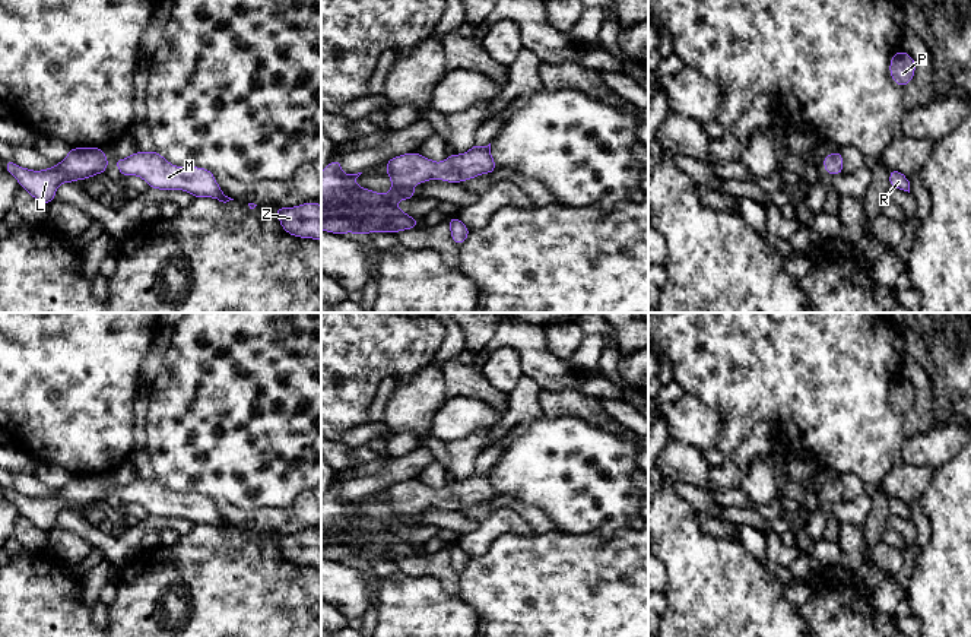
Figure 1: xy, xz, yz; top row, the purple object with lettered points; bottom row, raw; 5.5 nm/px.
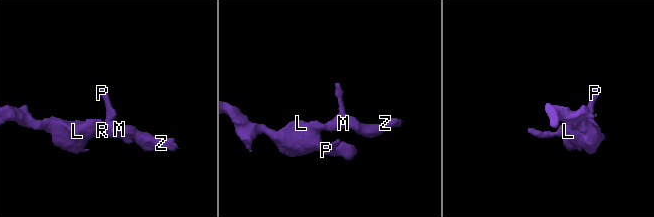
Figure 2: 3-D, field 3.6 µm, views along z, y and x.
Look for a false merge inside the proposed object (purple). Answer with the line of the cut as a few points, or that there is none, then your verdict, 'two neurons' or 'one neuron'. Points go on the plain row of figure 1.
no cut; one neuron

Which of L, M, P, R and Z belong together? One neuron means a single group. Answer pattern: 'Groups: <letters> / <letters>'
Groups: L M P R Z

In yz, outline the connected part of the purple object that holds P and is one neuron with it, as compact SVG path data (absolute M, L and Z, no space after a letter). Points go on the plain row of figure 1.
M899 377L891 386L889 400L891 400L891 406L897 412L905 415L913 408L916 400L914 386L908 380Z

